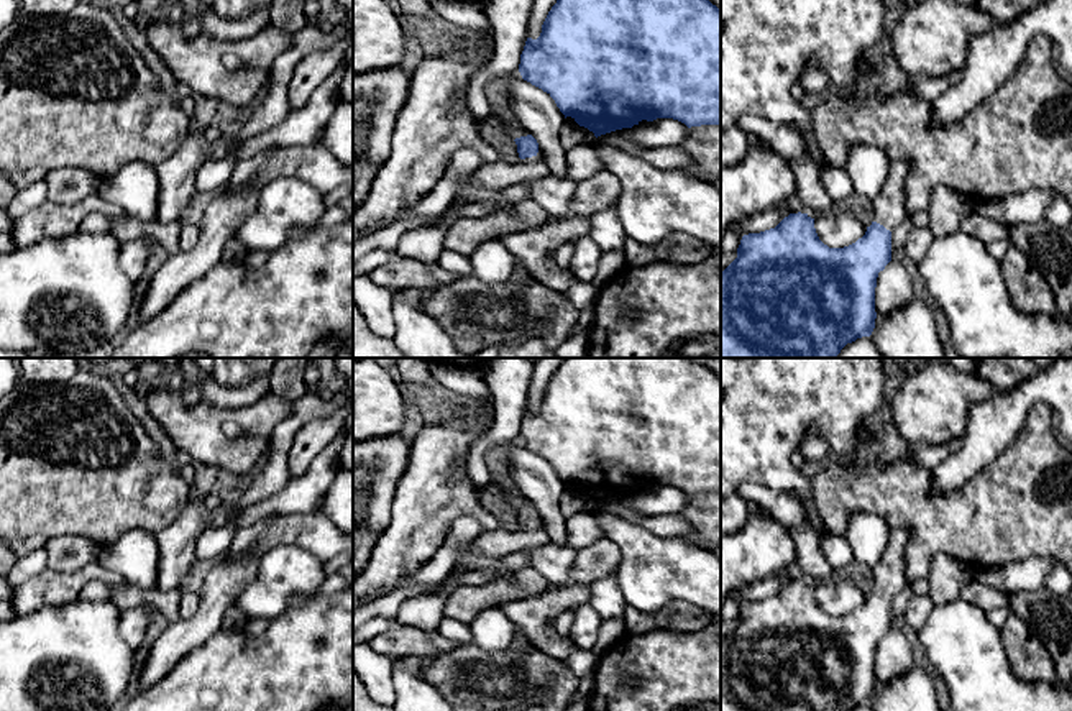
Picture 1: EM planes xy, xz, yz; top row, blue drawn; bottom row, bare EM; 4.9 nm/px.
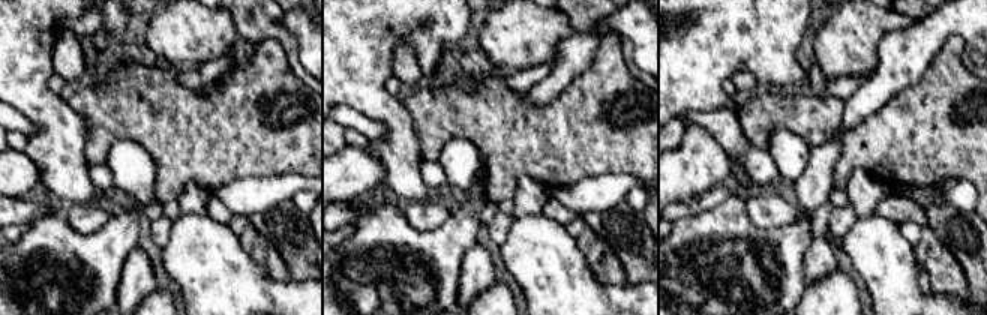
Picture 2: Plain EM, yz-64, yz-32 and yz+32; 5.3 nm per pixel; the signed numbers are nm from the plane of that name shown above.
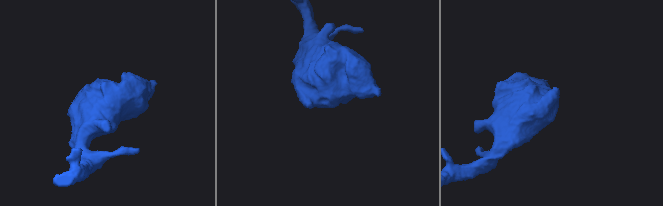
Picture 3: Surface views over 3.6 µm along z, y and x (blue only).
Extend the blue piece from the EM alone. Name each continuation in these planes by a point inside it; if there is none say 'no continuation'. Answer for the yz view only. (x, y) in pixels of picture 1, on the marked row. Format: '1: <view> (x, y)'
1: yz (888, 207)

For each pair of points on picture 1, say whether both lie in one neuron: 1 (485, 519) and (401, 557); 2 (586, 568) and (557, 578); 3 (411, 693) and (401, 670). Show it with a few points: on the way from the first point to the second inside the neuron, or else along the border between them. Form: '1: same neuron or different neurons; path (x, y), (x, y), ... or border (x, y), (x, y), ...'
1: same neuron; path (463, 509), (448, 509), (422, 536)
2: different neurons; border (577, 552), (565, 583)
3: same neuron; path (409, 688), (406, 675)

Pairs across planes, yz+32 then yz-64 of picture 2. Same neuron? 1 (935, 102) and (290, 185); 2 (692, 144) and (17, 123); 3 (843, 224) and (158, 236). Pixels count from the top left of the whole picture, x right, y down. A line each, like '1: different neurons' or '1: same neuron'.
1: different neurons
2: different neurons
3: same neuron

